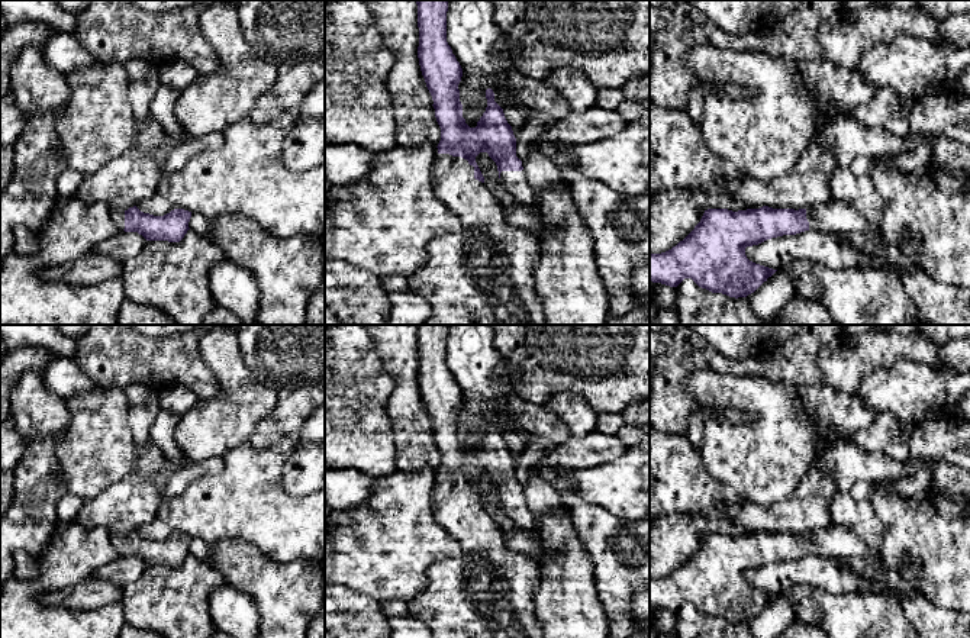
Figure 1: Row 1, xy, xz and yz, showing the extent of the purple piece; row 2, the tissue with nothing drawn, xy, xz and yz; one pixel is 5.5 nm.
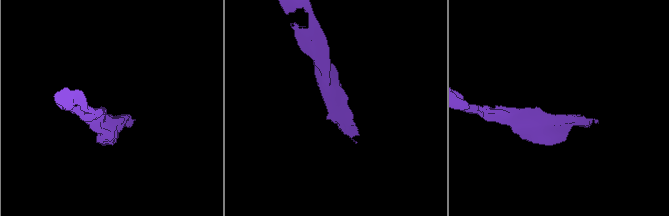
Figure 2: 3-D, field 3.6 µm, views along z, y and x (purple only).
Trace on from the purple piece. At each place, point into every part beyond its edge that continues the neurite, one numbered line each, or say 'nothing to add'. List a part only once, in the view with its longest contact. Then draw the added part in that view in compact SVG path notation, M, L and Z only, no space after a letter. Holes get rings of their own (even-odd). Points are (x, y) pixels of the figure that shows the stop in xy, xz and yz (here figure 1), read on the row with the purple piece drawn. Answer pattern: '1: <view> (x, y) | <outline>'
1: xz (516, 183) | M502 171L500 180L506 191L509 191L516 200L532 204L535 200L535 191L529 186L525 171Z
2: xz (484, 273) | M436 154L432 175L438 197L457 215L460 229L431 241L426 264L406 278L409 291L431 307L425 325L545 325L535 287L542 242L507 220L496 196L474 178L467 160Z

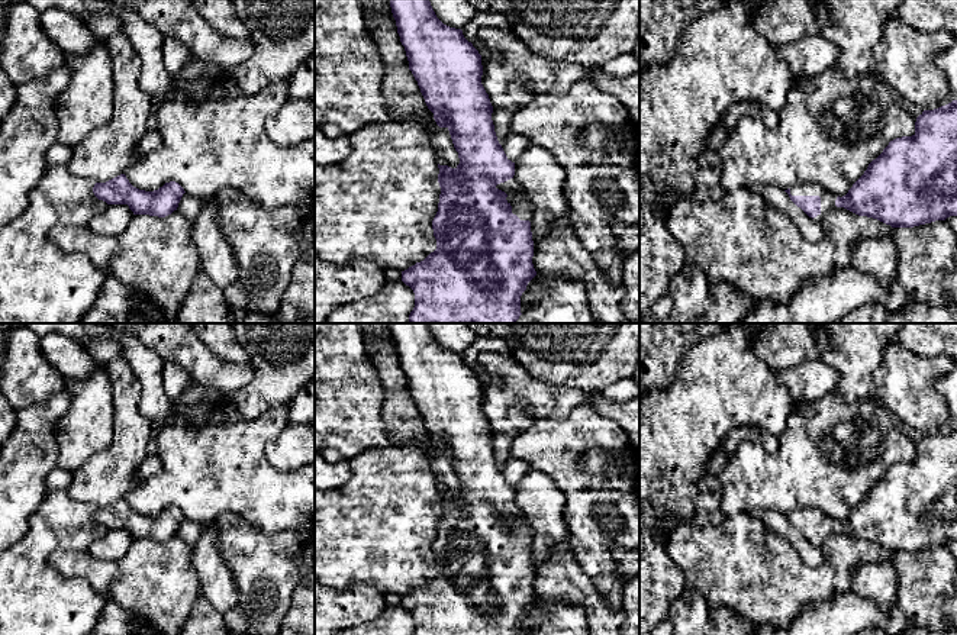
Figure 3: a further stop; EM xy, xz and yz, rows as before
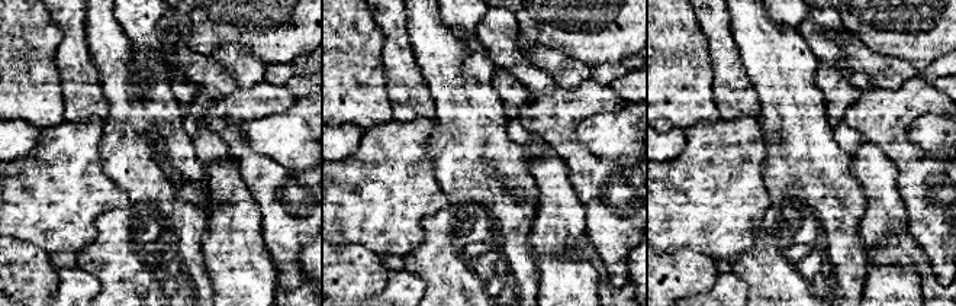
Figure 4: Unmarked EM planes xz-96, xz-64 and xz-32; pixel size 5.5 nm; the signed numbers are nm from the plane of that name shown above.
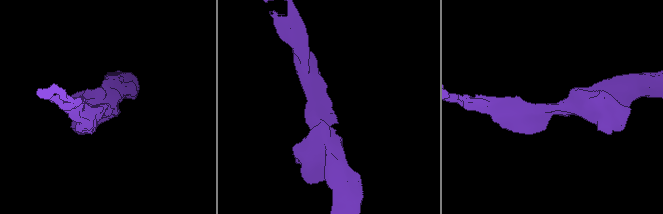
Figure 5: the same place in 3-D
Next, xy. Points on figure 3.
nothing to add

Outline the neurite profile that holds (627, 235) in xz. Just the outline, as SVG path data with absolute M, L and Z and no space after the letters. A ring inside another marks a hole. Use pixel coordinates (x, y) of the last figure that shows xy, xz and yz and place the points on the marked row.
M610 220L610 229L625 257L639 249L639 222L628 225L621 220Z

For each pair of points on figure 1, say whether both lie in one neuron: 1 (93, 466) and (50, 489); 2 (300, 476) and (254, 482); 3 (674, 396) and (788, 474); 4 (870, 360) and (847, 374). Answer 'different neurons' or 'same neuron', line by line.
1: different neurons
2: different neurons
3: different neurons
4: same neuron

